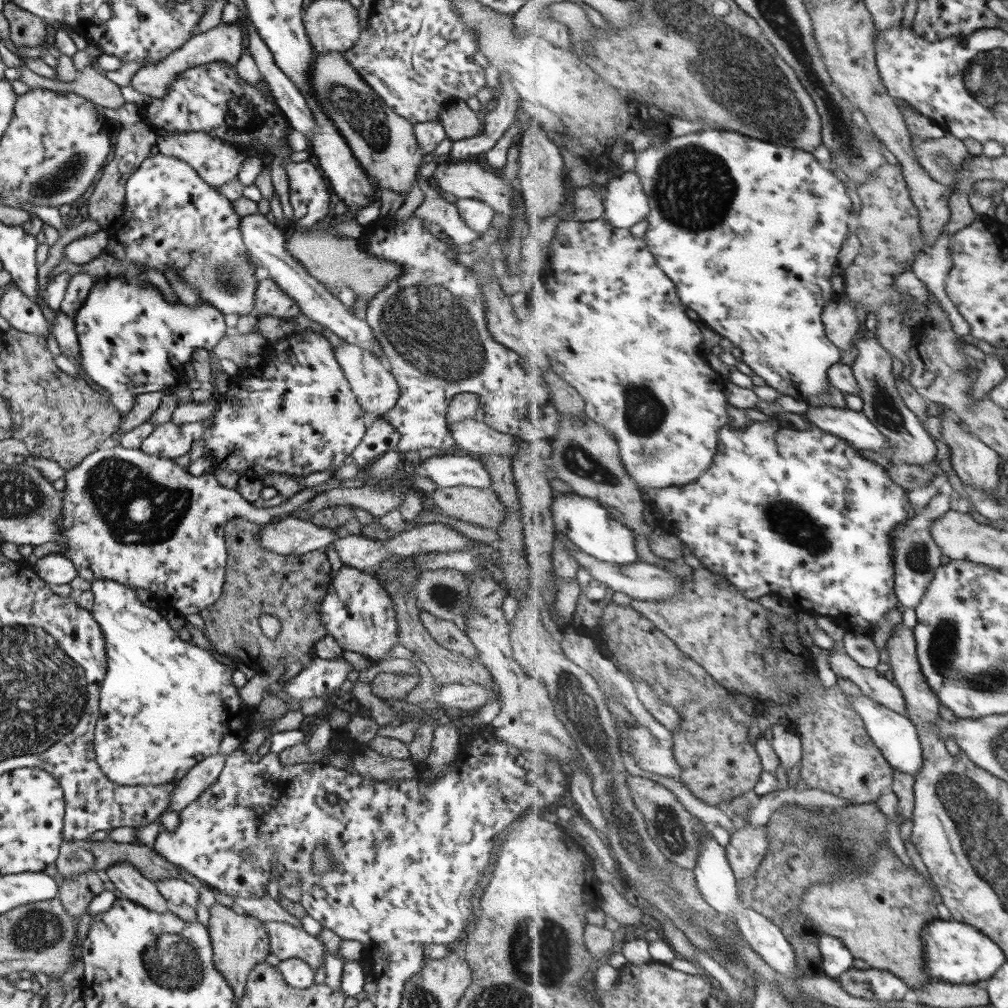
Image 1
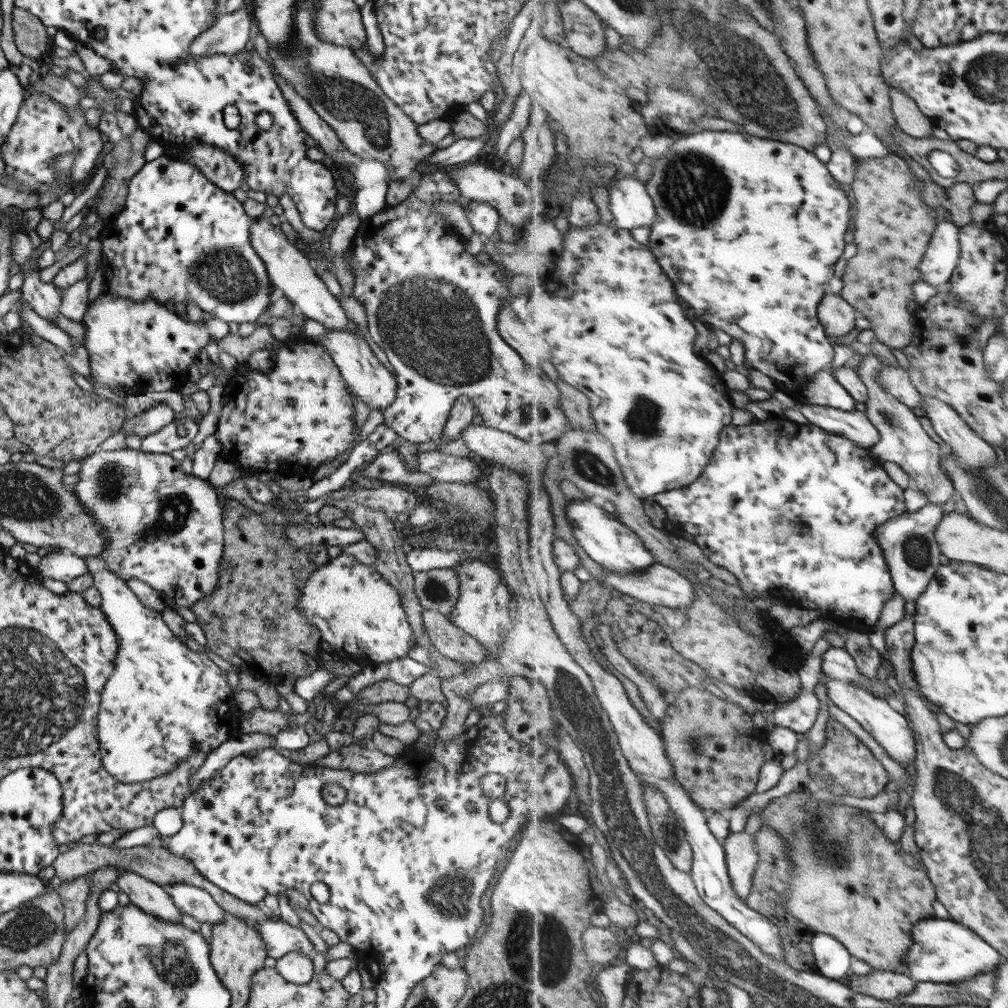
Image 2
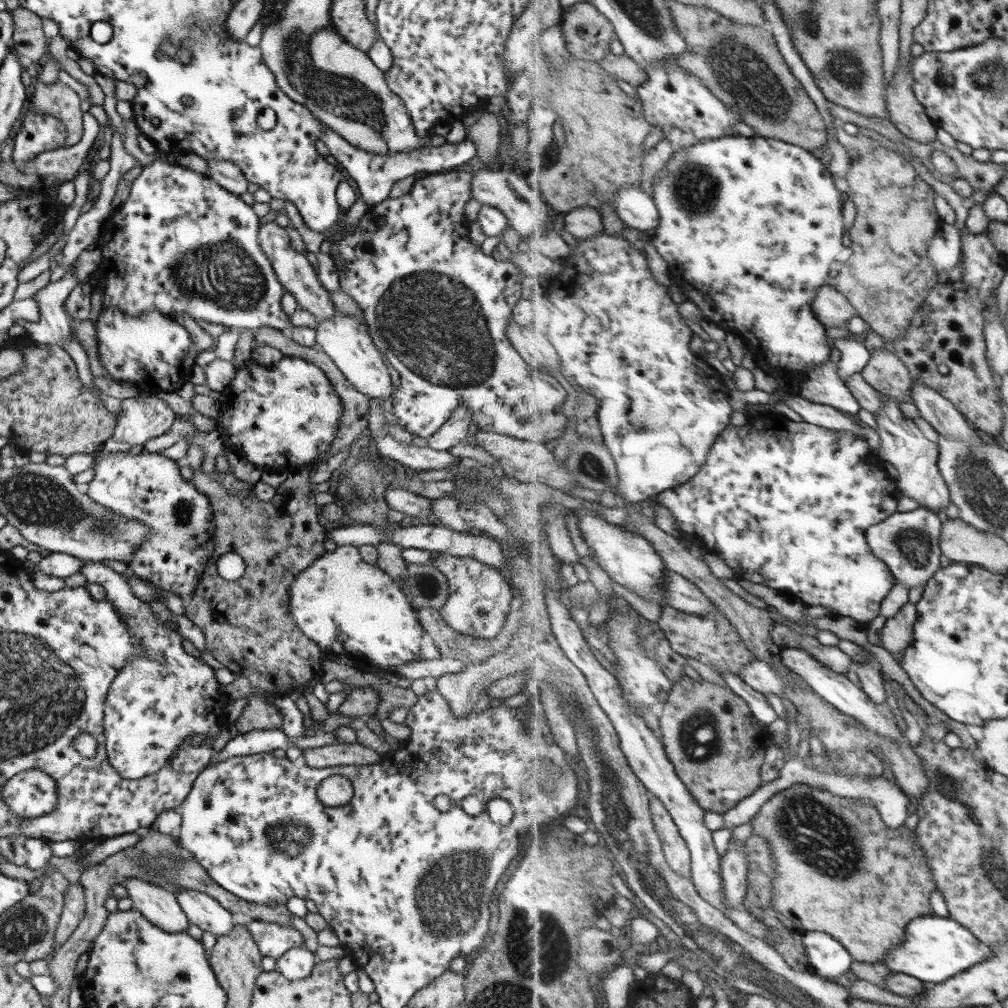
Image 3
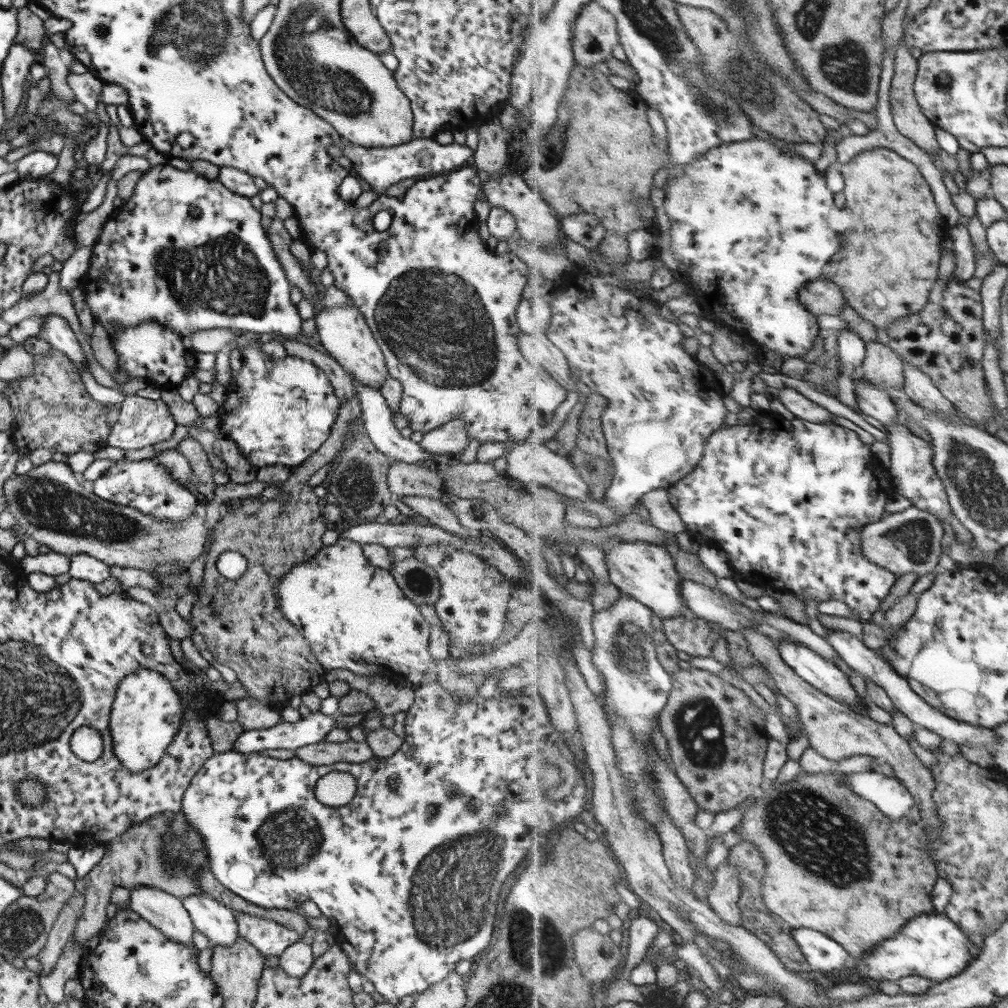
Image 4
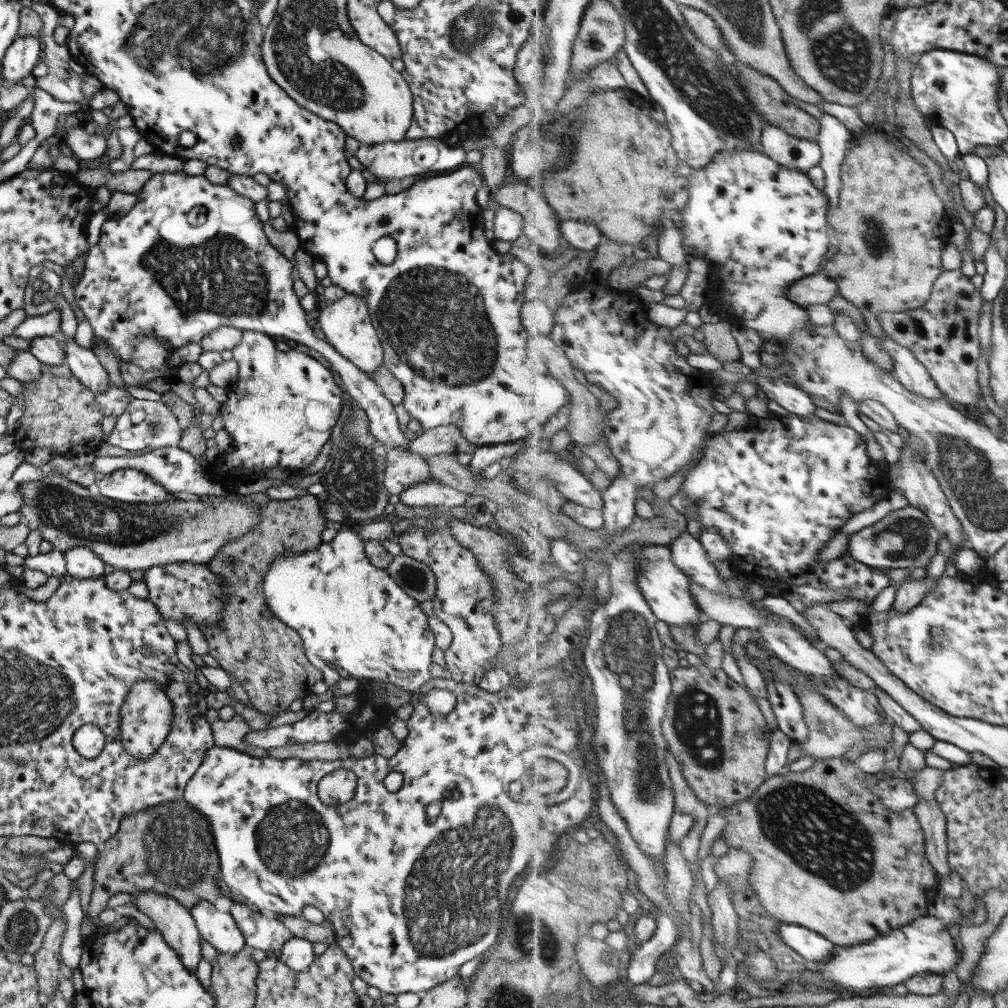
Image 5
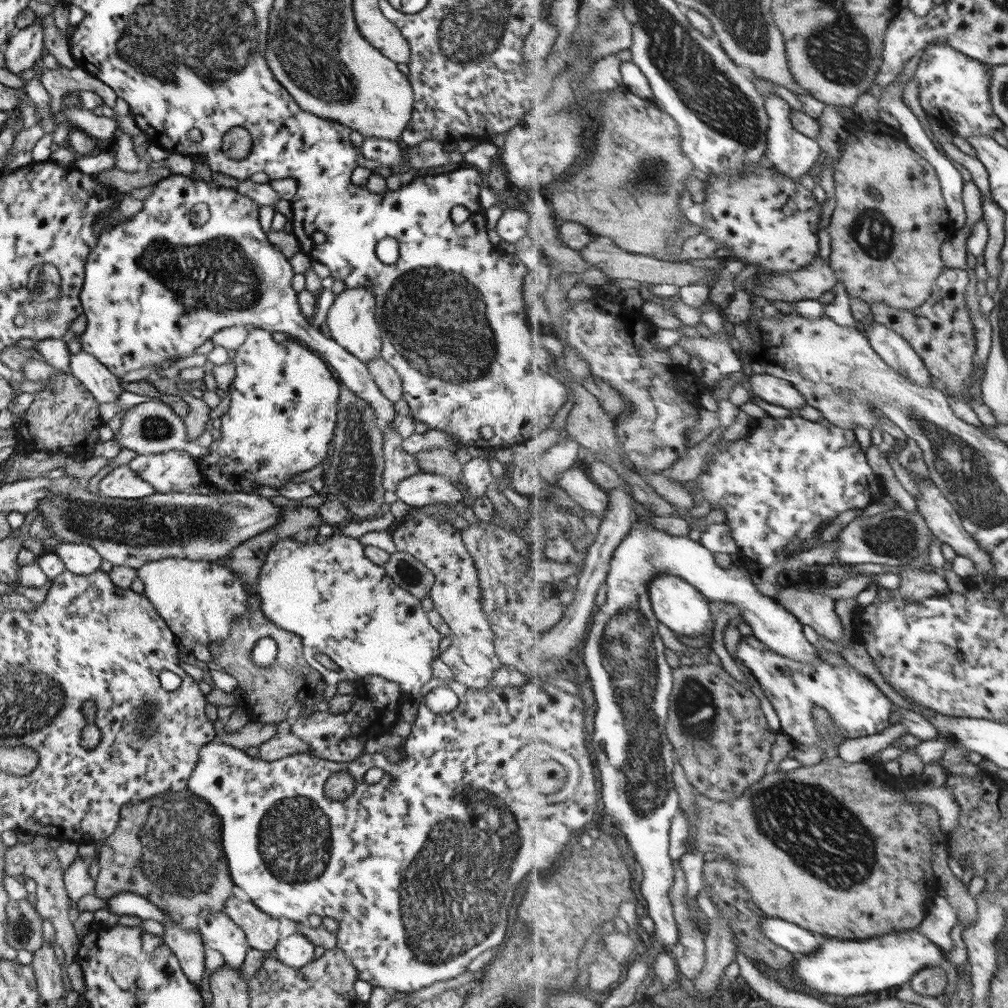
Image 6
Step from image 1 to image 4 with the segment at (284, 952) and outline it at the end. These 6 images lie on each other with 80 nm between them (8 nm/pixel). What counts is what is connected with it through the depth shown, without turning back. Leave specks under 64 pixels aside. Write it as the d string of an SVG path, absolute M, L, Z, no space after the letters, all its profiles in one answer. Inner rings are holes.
M235 912L235 921L238 928L238 935L248 943L251 943L251 946L254 946L262 956L269 955L278 957L287 946L299 941L295 931L265 918Z

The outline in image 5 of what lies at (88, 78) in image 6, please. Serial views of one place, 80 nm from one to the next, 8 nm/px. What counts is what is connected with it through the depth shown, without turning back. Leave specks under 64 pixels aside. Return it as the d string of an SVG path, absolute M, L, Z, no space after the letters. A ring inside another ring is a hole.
M32 2L29 6L30 9L35 11L41 19L42 27L40 32L40 44L42 47L41 57L39 63L42 63L46 68L43 74L36 74L32 77L35 80L36 86L50 94L55 100L59 102L81 102L81 82L85 82L85 73L77 74L69 68L68 61L71 59L68 53L67 47L63 45L58 45L53 39L54 28L58 25L57 11L53 9L49 4L40 4Z

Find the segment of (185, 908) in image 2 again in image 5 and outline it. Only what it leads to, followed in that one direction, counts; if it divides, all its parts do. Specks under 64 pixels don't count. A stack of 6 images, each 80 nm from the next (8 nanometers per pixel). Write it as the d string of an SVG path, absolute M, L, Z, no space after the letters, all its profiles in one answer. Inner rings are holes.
M197 902L189 911L201 939L217 952L236 955L244 946L244 938L232 916L215 910L213 904Z

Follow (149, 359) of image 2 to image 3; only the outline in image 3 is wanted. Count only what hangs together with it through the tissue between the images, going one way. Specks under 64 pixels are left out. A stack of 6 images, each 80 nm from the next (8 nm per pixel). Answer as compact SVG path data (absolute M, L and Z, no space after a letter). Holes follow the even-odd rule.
M101 310L94 328L97 360L101 363L105 374L109 374L112 380L131 382L136 390L142 393L155 393L156 391L175 393L178 388L189 381L198 352L191 344L191 337L180 321L171 320L159 312L145 312L145 314L139 314L137 318L129 318L121 314L119 310Z

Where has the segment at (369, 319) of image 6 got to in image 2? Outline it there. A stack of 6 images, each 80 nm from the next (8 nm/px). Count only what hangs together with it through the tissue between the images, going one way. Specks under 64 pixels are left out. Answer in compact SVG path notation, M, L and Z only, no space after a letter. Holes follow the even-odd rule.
M327 330L325 335L314 339L317 344L323 346L331 362L340 372L346 382L348 390L370 409L385 409L396 395L396 380L373 355L366 342L361 339L359 333L347 333L347 331Z

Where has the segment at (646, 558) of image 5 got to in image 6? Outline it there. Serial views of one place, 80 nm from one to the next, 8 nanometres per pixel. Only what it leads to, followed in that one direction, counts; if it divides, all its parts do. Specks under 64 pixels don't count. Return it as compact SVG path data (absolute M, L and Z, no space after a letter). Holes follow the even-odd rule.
M659 574L650 582L650 599L656 617L673 632L692 638L711 633L714 614L710 601L696 586L689 584L681 576Z

